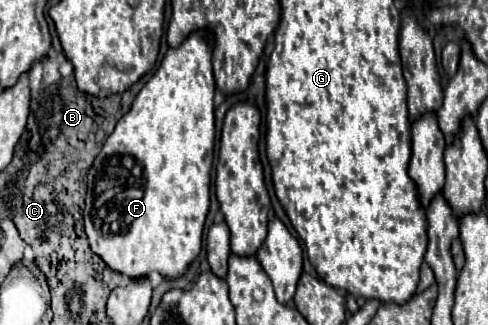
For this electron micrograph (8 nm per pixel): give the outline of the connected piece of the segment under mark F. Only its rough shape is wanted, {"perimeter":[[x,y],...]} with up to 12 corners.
{"perimeter":[[211,30],[169,48],[89,170],[89,246],[129,278],[201,252]]}

